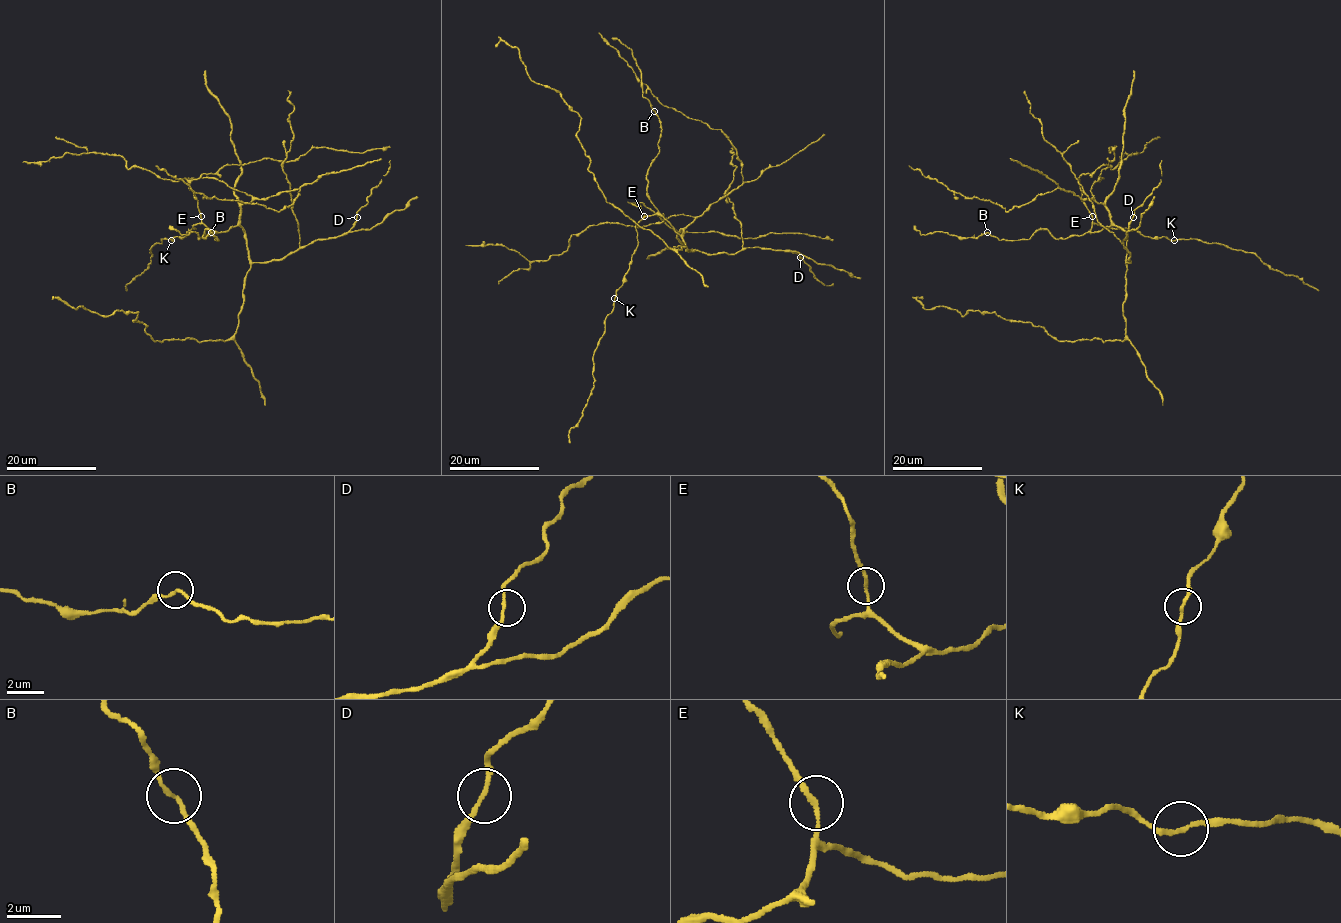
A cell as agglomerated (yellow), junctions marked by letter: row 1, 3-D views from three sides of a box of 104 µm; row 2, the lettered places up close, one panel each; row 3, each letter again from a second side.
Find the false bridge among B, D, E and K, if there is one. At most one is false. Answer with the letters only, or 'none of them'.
none of them

